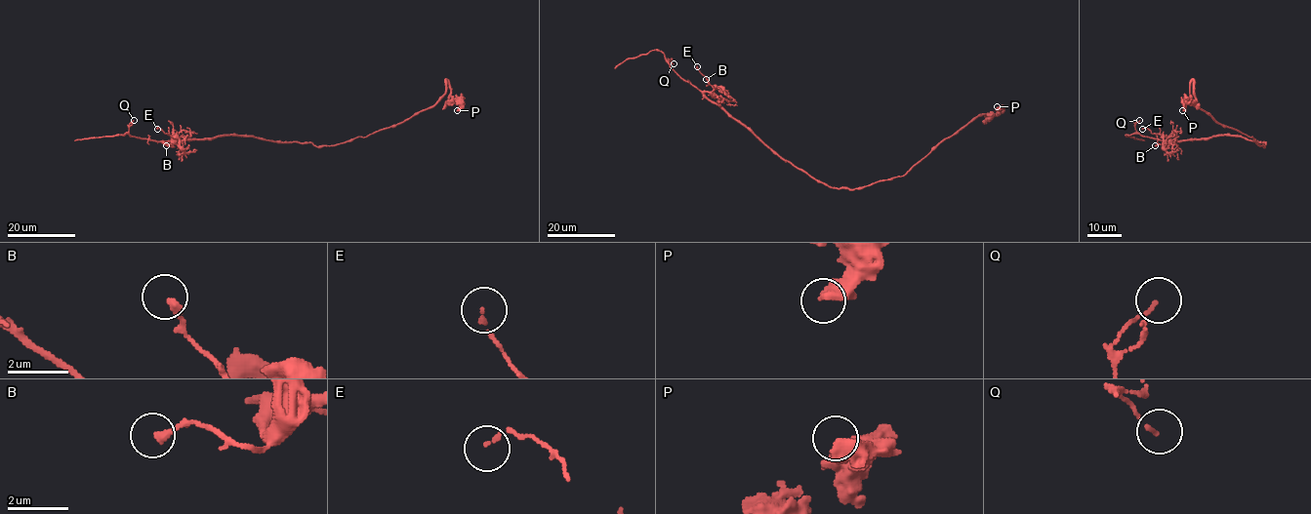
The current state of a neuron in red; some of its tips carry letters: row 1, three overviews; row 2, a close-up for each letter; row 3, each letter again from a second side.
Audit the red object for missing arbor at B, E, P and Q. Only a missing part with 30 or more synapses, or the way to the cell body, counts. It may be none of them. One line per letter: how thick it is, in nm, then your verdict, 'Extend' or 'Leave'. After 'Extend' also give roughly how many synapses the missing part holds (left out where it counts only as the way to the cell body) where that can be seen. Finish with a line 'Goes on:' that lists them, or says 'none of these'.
B: Thickness 240 nm. Leave
E: Thickness 110 nm. Leave
P: Thickness 500 nm. Leave
Q: Thickness 100 nm. Leave
Goes on: none of these

